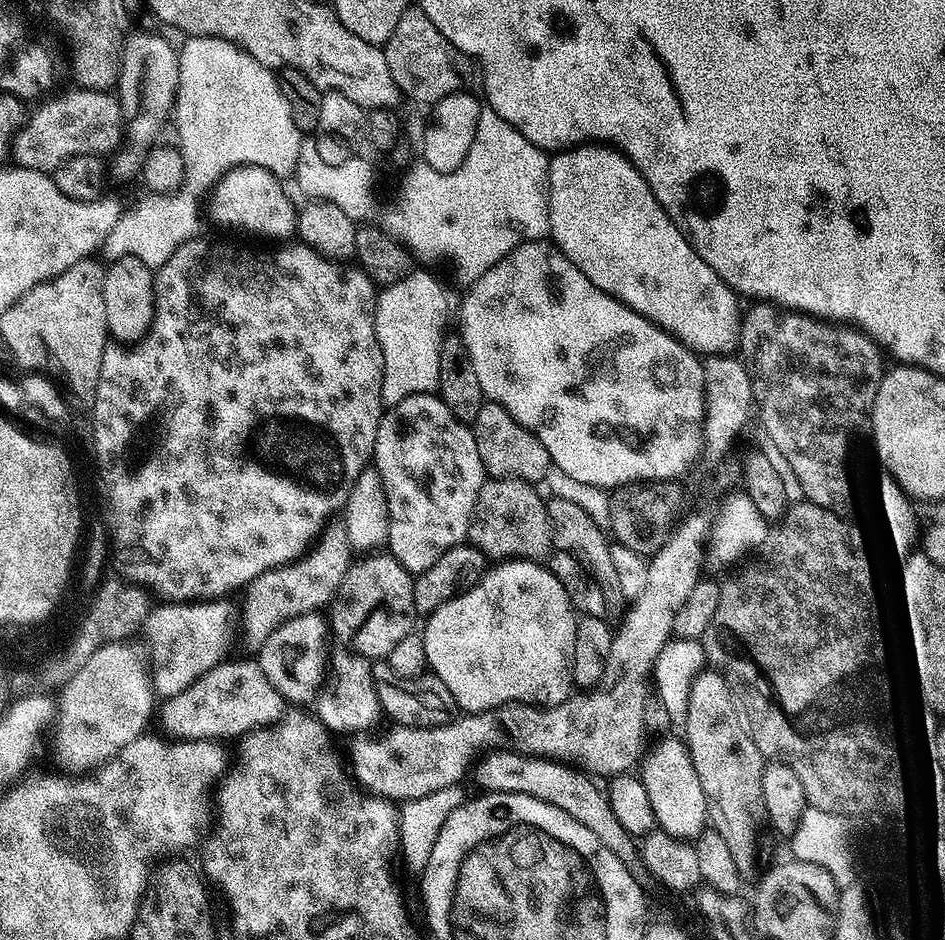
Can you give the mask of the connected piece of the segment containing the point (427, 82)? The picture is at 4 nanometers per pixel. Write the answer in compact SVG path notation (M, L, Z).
M409 6L404 11L402 18L398 18L398 26L394 26L394 34L390 34L382 47L390 66L390 75L407 99L409 96L420 104L433 106L465 87L464 71L470 64L469 57L459 52L418 7Z

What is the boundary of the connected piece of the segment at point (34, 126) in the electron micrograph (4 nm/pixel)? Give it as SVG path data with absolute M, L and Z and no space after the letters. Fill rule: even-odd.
M77 87L75 91L48 101L29 115L12 145L14 160L19 167L52 174L63 160L72 156L104 158L125 143L126 121L119 99L108 90Z

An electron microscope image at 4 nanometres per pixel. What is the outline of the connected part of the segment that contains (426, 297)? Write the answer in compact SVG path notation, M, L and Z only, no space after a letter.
M414 270L406 278L379 289L376 337L382 350L382 398L391 406L414 394L435 393L440 386L440 341L448 320L448 296L428 272Z

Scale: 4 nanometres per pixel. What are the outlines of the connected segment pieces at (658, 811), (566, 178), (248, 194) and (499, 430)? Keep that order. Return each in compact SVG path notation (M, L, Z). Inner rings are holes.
M683 739L668 740L664 748L656 752L656 760L643 761L642 779L646 794L650 794L650 806L654 810L659 831L674 840L692 842L701 835L704 823L710 820L710 805L700 785L694 762L688 753L688 746Z
M589 142L555 153L548 161L548 199L551 243L566 254L598 290L606 290L606 294L630 306L697 354L715 356L737 351L742 319L737 293L702 262L676 223L668 217L664 205L654 198L644 175L619 148Z
M243 167L243 168L236 168L232 169L221 178L219 184L216 185L214 191L211 193L212 196L212 214L216 218L217 222L220 224L229 224L232 228L245 228L248 232L253 232L256 236L284 236L280 238L288 238L293 235L296 231L296 214L298 211L297 205L294 203L292 205L292 200L290 197L284 193L284 188L282 185L281 177L274 175L272 172L266 171L264 168L250 168L250 167Z
M484 403L470 427L474 442L478 442L478 458L482 458L482 466L489 477L509 476L515 480L537 482L550 472L546 446L542 446L534 433L523 428L501 404Z

